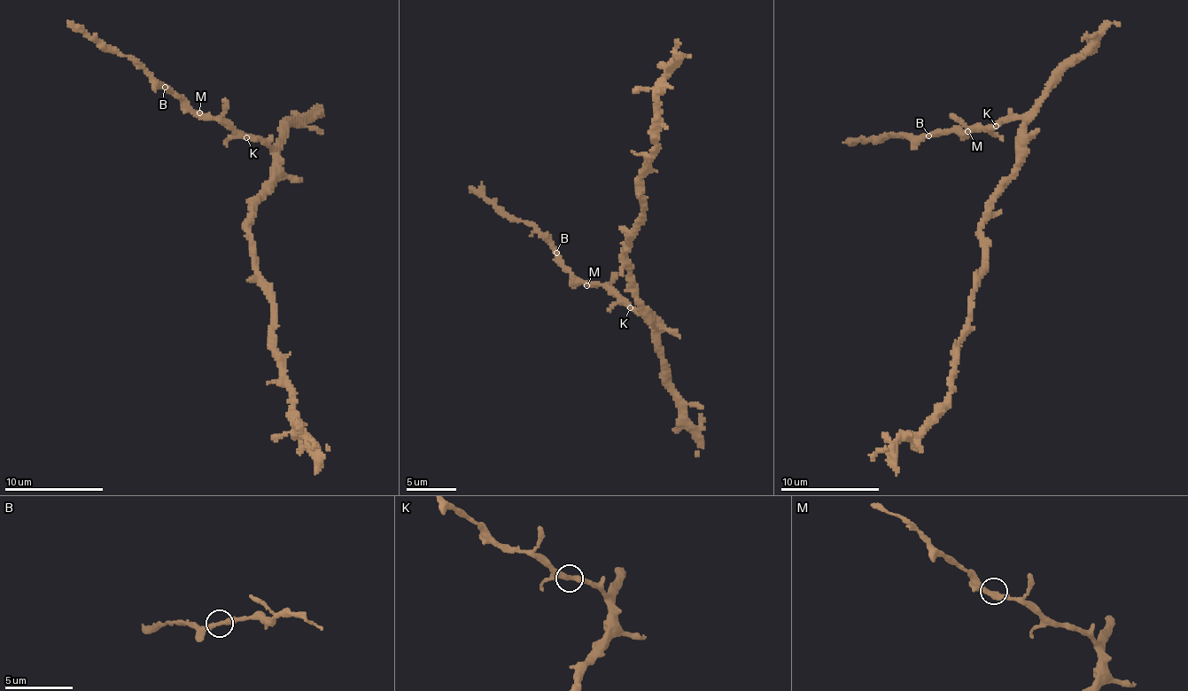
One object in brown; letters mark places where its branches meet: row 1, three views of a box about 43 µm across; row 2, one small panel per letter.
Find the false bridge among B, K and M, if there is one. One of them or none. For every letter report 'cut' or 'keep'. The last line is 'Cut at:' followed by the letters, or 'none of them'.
B: keep
K: keep
M: keep
Cut at: none of them

